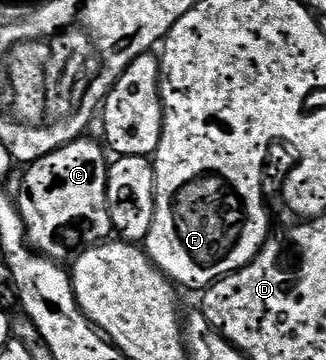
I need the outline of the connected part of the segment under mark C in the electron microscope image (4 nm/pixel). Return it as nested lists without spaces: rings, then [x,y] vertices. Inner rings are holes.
[[[88,138],[74,139],[27,164],[28,172],[20,183],[18,206],[28,243],[37,254],[48,259],[71,260],[74,253],[113,234],[106,201],[110,159],[104,156],[105,148],[99,142]]]

